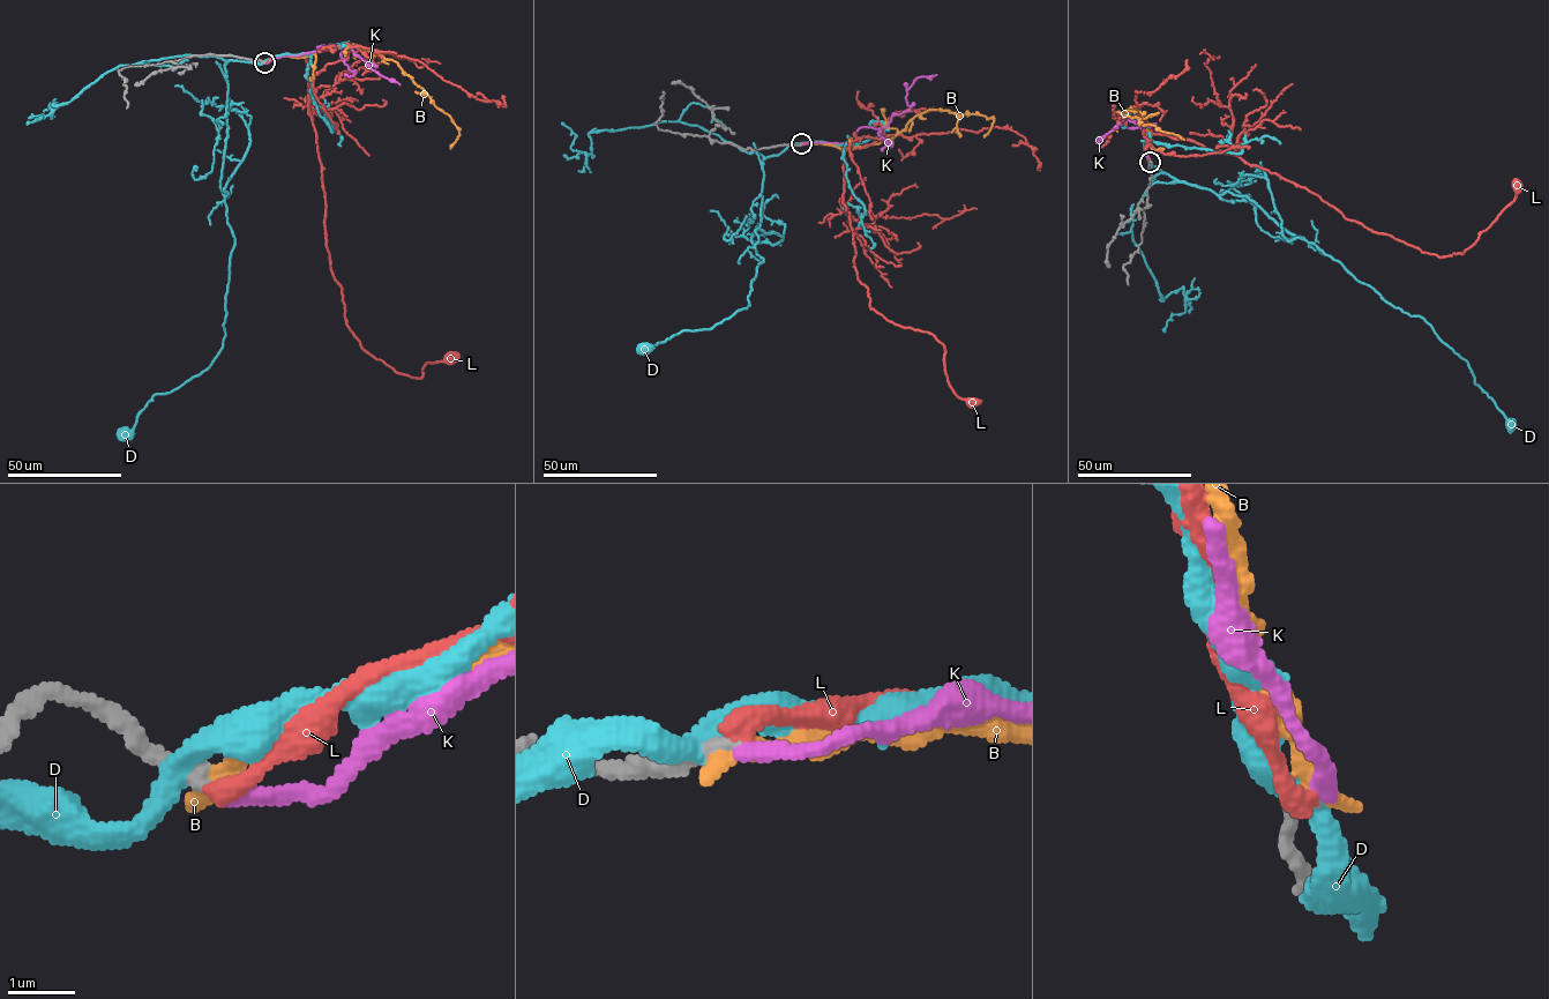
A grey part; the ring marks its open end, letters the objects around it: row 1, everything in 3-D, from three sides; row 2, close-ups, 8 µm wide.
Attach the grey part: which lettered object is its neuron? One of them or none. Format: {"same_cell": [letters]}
{"same_cell": ["L"]}

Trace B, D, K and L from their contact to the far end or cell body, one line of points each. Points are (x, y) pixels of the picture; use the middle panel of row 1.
B: (801, 143), (846, 148), (880, 143), (903, 131), (915, 116), (936, 109), (993, 119), (989, 132), (983, 136)
D: (800, 144), (761, 163), (761, 222), (751, 241), (763, 262), (749, 305), (644, 350)
K: (801, 144), (846, 143), (859, 128), (885, 127), (907, 111), (914, 80), (936, 75)
L: (801, 143), (842, 150), (854, 268), (867, 288), (869, 307), (940, 341), (949, 384), (972, 402)

